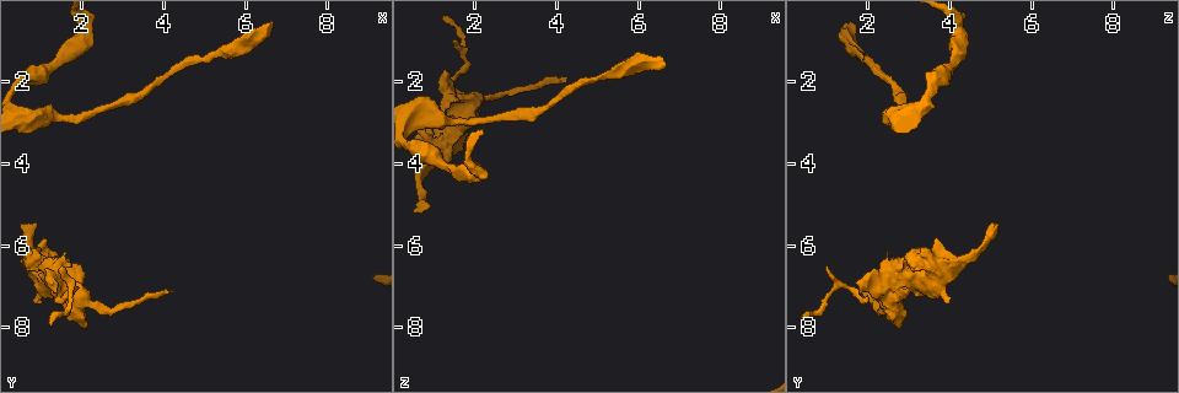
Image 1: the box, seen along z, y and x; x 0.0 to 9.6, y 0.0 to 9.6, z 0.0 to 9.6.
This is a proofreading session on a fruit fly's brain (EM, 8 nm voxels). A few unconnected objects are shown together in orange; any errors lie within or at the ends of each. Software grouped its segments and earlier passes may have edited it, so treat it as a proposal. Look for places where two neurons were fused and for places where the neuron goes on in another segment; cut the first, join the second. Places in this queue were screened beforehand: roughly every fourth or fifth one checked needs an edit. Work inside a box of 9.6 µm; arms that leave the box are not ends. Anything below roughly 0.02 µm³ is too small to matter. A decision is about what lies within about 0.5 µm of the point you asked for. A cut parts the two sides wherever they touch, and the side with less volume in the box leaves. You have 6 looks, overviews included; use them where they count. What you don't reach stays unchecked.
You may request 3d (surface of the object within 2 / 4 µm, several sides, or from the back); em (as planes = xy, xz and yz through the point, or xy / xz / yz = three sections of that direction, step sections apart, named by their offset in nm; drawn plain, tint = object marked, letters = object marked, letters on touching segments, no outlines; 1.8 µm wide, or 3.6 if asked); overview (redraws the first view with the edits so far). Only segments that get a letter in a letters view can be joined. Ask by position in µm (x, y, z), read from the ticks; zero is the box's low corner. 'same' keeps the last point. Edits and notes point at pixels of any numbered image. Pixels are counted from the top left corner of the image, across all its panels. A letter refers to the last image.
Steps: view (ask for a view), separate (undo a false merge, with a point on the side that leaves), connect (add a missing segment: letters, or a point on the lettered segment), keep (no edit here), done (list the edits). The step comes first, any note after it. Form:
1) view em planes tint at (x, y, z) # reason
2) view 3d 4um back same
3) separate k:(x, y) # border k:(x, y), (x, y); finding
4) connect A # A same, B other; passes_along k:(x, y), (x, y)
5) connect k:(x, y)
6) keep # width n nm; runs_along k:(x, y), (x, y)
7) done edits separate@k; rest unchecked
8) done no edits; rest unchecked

view 3d 2um at (1.20, 6.95, 1.65) # an open end

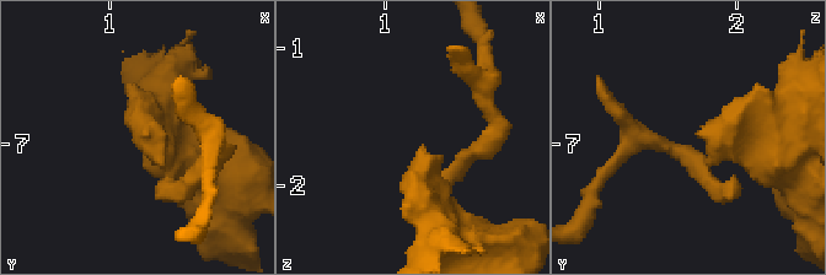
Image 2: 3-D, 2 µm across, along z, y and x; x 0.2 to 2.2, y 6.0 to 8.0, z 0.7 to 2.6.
view em planes letters at (1.26, 6.94, 1.70) # need the tissue

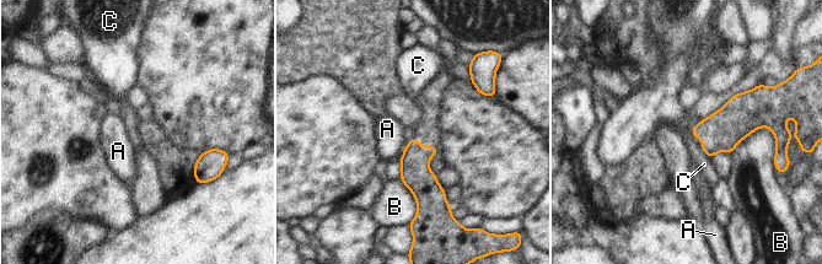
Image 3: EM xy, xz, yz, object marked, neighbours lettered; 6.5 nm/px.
keep # A other, B other, C other; border 3:(700, 146), (710, 159); no lettered segment goes on from it

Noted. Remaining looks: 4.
view em planes letters at (2.15, 8.05, 2.80) # stops while still wide

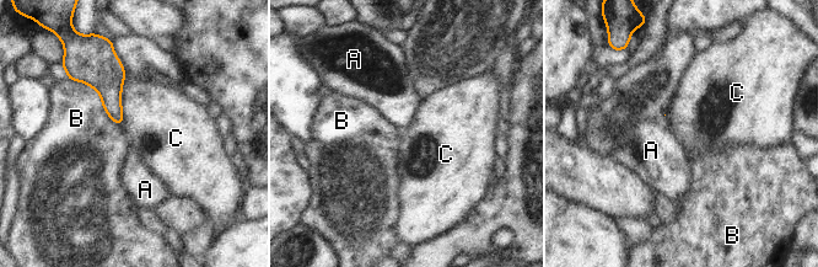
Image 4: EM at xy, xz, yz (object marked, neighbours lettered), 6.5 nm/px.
keep # A other, B other, C other; border 4:(127, 74), (122, 89), (120, 126); no lettered segment goes on from it

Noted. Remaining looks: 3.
view 3d 2um back at (0.60, 5.45, 5.25) # an open end

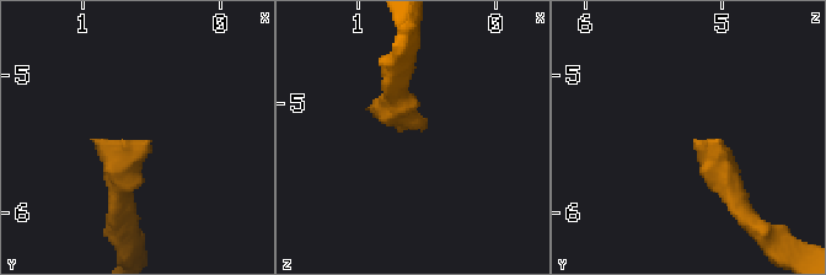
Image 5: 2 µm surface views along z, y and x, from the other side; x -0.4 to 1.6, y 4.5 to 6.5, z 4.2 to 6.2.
view em yz step 4 letters at (0.60, 5.48, 5.20) # now the EM

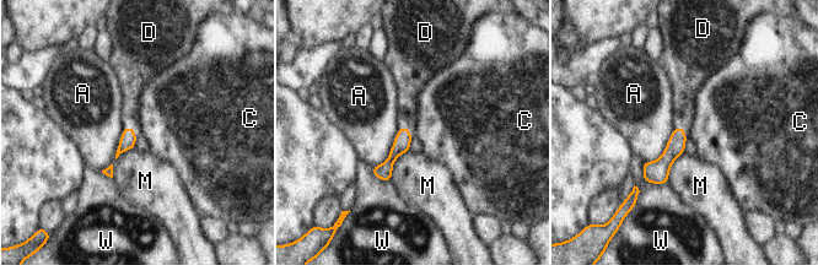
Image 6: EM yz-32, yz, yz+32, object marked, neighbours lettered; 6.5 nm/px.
connect D # A other, C other, D same, M other, W other; passes_along 6:(676, 146), (683, 128), (684, 90); the neuron continues

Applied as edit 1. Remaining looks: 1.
done edits connect@6; rest unchecked

